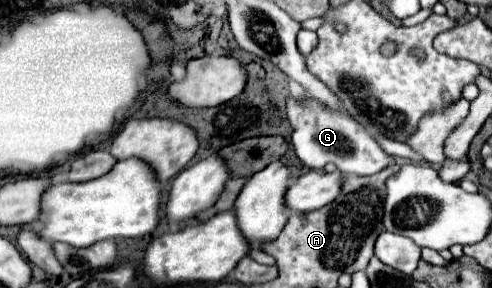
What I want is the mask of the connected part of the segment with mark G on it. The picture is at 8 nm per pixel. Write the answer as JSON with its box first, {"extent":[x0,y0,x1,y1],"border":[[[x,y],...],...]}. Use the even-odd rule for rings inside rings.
{"extent":[288,97,390,175],"border":[[[288,97],[288,121],[294,129],[292,145],[296,149],[298,159],[312,169],[322,169],[326,163],[334,163],[344,173],[354,175],[374,175],[384,171],[390,165],[390,157],[380,149],[378,141],[356,121],[352,121],[344,111],[332,113],[332,109],[324,109],[318,101],[308,97],[308,105],[296,105],[292,97]]]}

